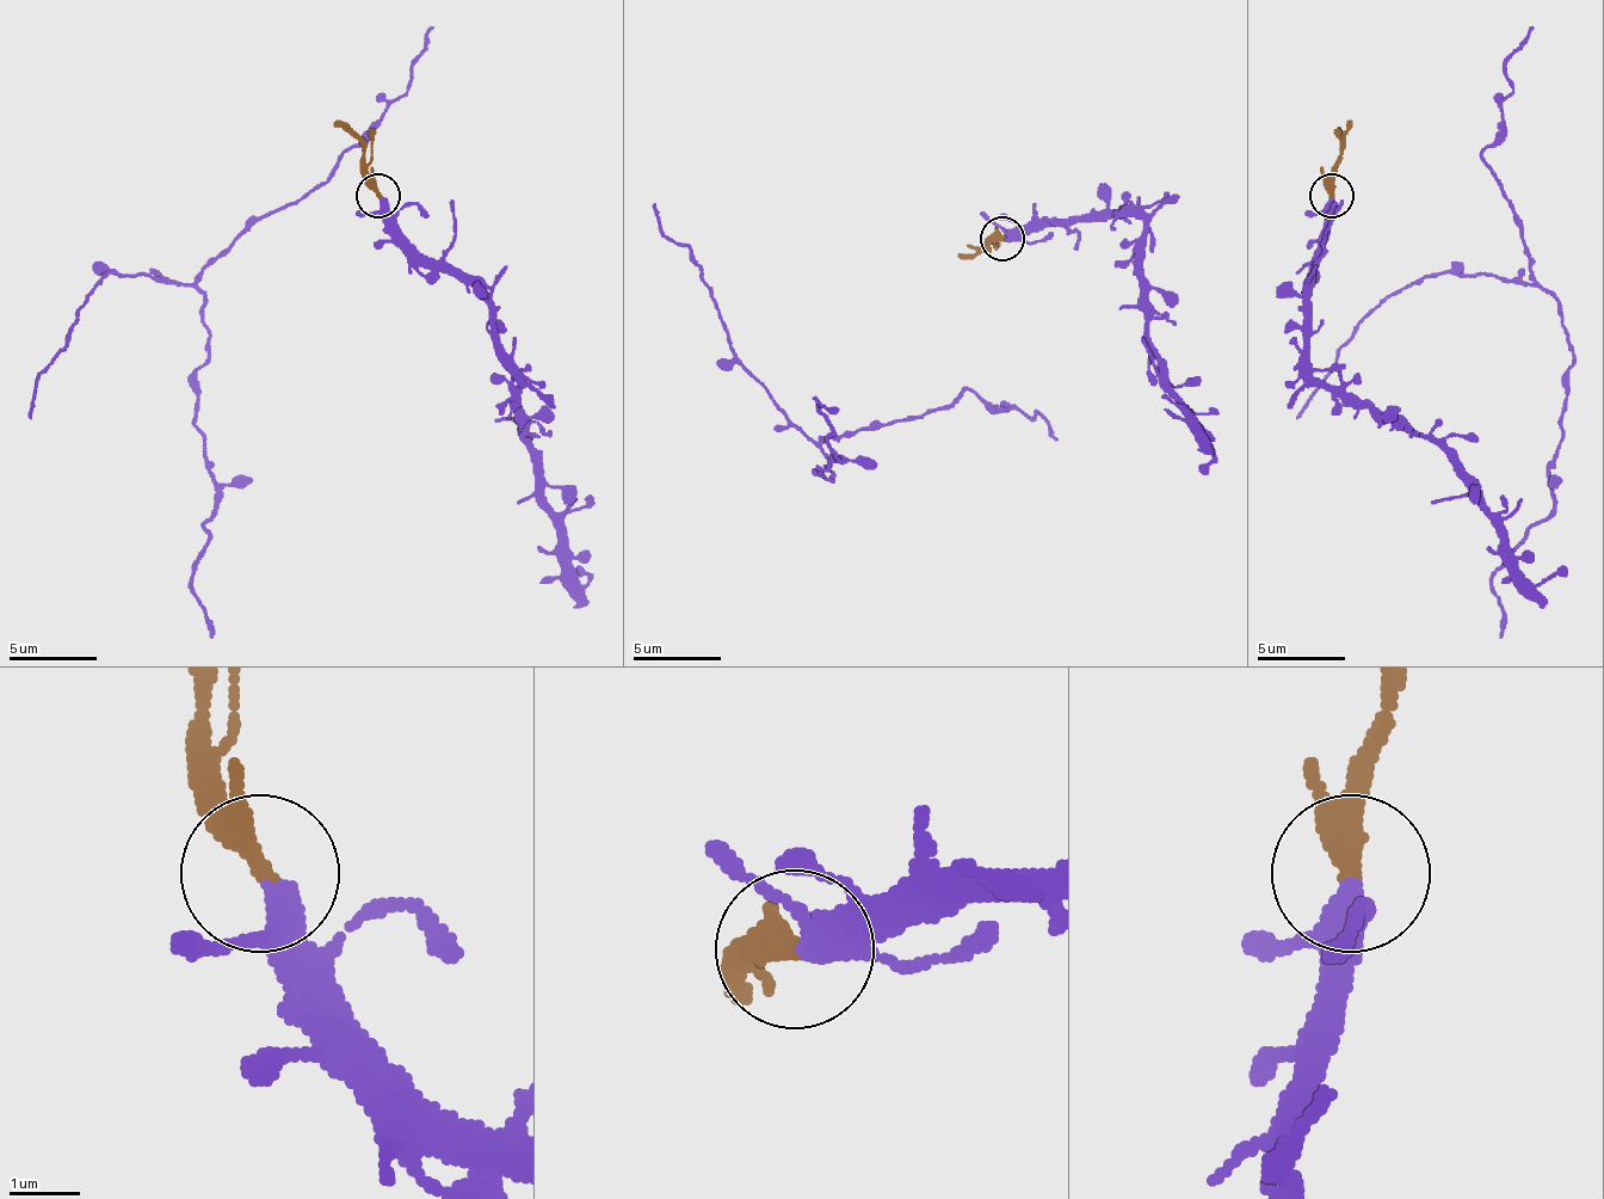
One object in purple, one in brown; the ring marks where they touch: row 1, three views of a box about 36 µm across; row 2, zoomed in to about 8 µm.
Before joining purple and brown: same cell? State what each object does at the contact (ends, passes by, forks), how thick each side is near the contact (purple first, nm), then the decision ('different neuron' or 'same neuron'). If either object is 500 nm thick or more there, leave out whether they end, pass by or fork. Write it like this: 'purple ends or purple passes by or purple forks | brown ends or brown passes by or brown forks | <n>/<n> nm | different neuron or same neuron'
purple passes by | brown passes by | 300/280 nm | same neuron

